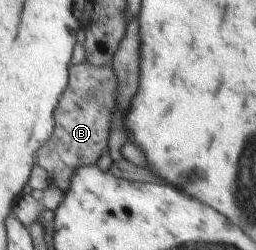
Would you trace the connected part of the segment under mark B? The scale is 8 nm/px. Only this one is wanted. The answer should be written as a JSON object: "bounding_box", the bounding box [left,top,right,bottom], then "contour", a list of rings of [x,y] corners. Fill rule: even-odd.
{"bounding_box":[36,62,116,191],"contour":[[[82,62],[72,67],[72,75],[68,75],[68,91],[64,91],[60,107],[56,107],[56,131],[52,131],[52,139],[48,139],[46,147],[40,147],[40,155],[36,155],[46,171],[48,183],[58,187],[60,191],[66,189],[74,171],[74,167],[64,165],[94,164],[100,154],[108,153],[106,147],[108,123],[115,104],[113,102],[115,94],[116,81],[111,65],[96,68]]]}

